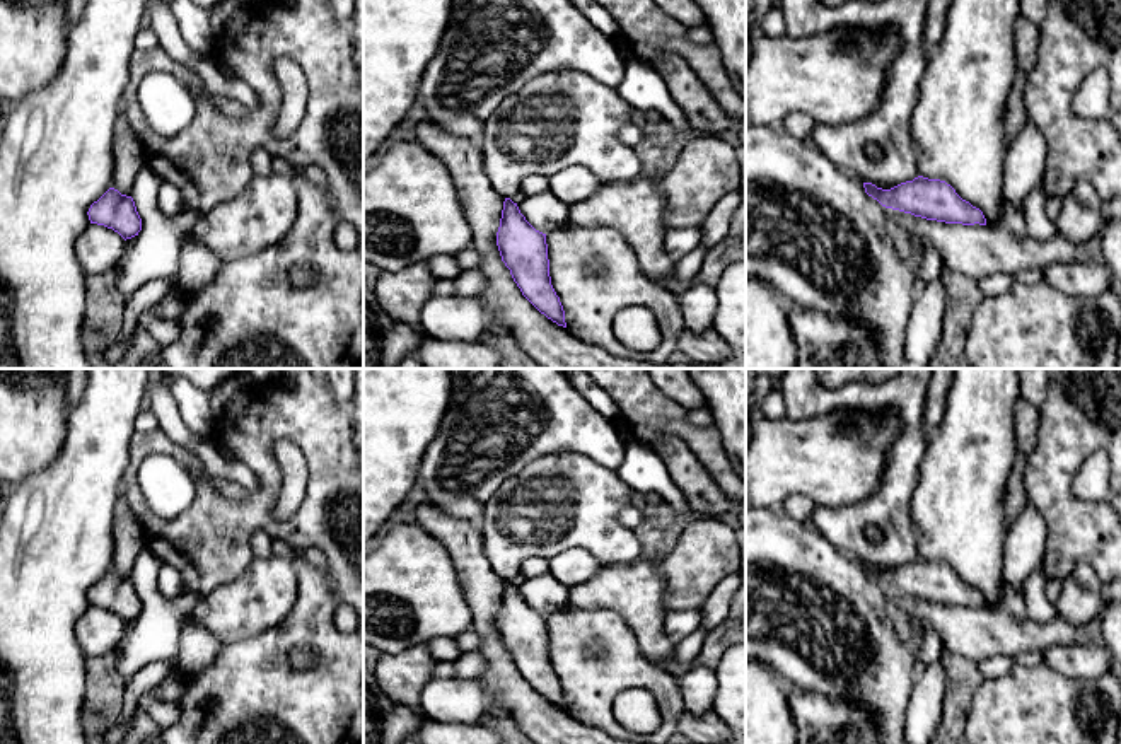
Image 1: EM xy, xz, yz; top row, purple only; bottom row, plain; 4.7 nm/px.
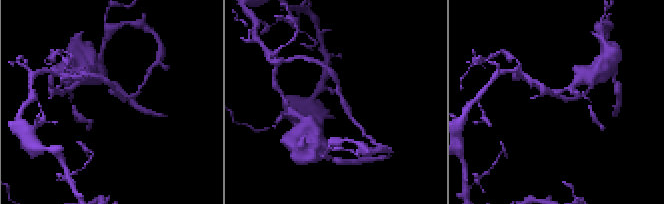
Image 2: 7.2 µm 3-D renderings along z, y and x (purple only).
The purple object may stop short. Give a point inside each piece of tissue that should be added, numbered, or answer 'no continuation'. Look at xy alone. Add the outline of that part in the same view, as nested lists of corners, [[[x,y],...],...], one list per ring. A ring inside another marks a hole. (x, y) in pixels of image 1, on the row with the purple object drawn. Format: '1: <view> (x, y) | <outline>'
1: xy (99, 249) | [[[89,224],[78,235],[75,247],[85,275],[111,273],[119,264],[125,239],[113,229]]]

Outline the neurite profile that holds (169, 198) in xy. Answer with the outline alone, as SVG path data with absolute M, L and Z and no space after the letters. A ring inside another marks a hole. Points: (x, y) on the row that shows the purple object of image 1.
M169 181L159 183L157 205L164 215L179 215L186 210L183 191Z

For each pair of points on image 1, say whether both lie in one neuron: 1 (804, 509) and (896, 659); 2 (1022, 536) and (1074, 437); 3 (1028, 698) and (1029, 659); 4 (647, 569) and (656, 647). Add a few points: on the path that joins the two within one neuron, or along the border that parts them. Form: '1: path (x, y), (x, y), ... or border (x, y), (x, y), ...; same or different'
1: border (778, 511), (806, 524); different
2: border (1028, 500), (1043, 517), (1046, 550); different
3: border (1016, 662), (1041, 666); different
4: path (647, 587), (649, 628); same

